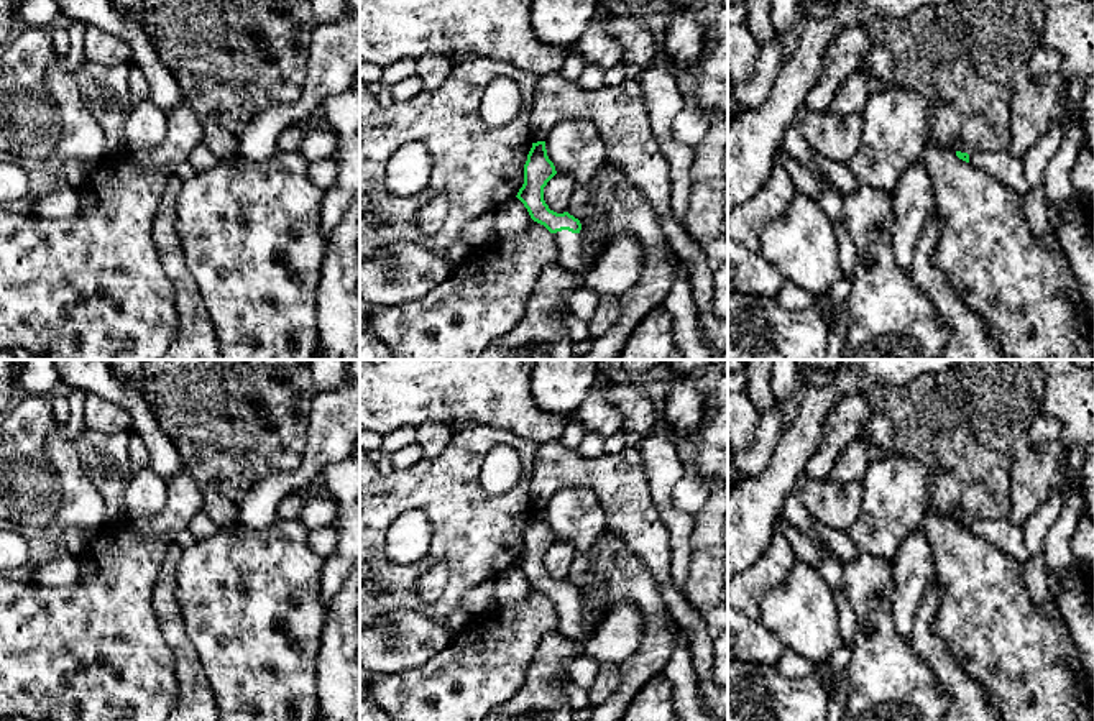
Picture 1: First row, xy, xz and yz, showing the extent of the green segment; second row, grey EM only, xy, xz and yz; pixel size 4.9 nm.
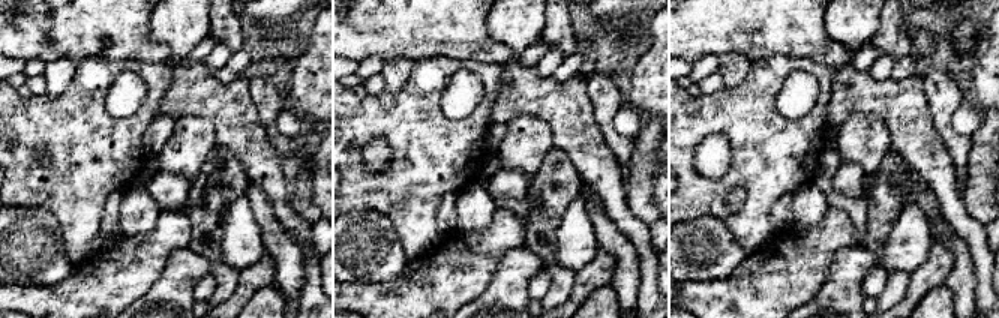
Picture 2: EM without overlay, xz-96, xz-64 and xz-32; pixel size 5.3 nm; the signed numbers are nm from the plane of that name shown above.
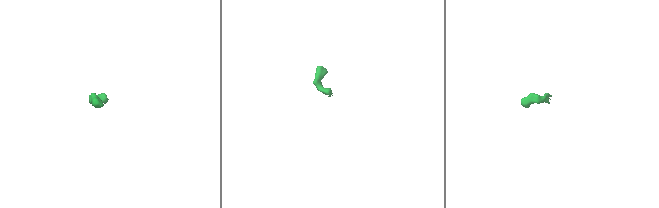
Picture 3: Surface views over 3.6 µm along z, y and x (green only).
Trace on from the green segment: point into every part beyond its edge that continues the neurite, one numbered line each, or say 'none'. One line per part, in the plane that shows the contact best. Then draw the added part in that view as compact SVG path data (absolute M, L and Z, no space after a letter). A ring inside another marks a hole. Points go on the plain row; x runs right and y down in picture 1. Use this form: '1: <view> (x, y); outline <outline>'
1: xz (570, 619); outline M562 598L554 601L554 608L558 614L558 632L575 644L586 645L593 632L583 622L580 601Z

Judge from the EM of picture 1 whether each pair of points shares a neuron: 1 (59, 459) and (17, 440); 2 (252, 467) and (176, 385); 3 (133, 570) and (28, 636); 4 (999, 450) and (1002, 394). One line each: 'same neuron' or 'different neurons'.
1: different neurons
2: same neuron
3: same neuron
4: same neuron

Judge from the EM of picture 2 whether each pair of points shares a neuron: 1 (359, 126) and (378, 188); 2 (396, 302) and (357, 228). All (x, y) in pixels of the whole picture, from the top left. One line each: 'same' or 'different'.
1: same
2: different

